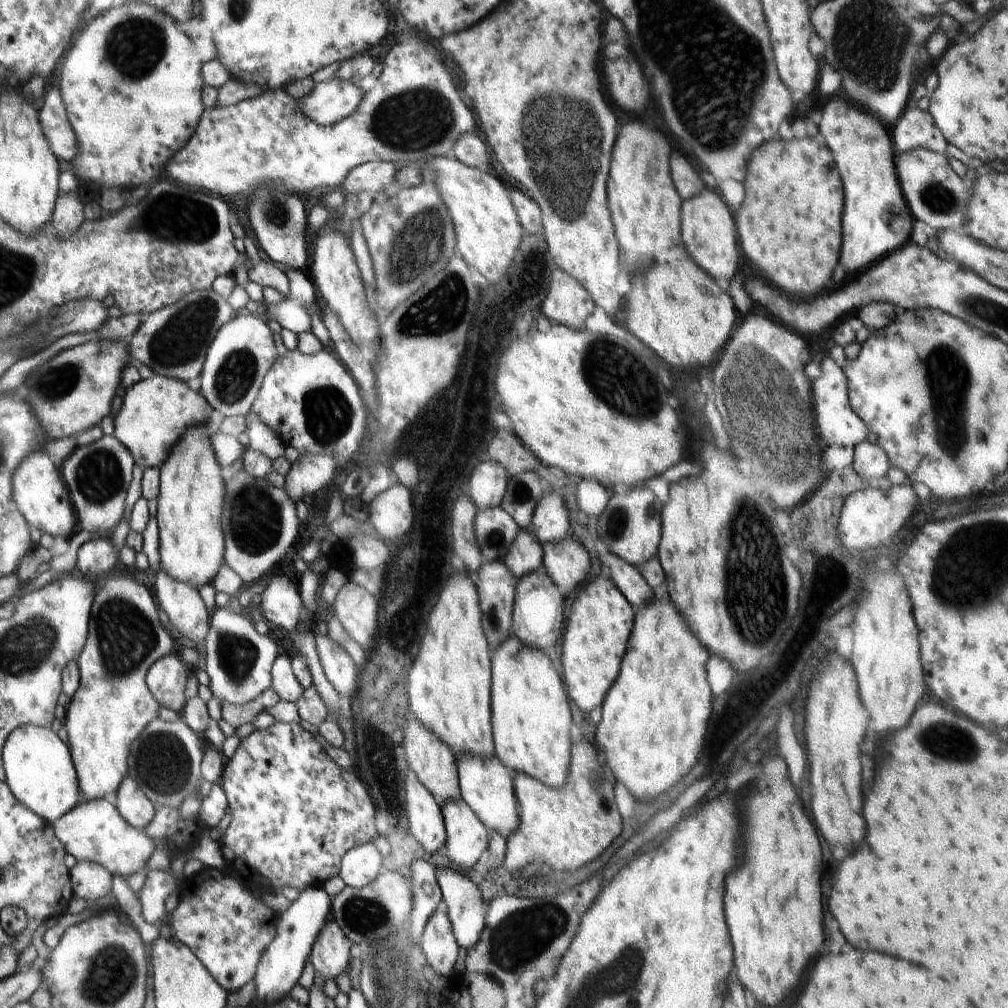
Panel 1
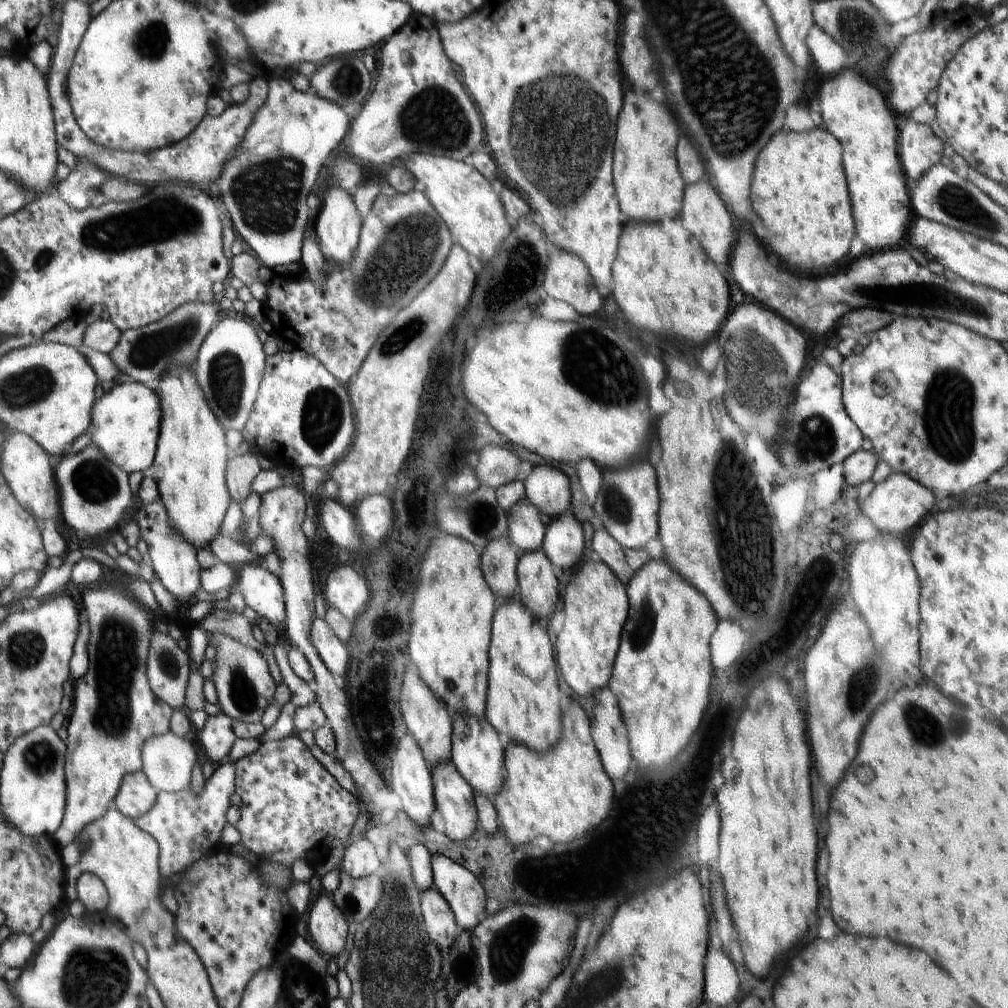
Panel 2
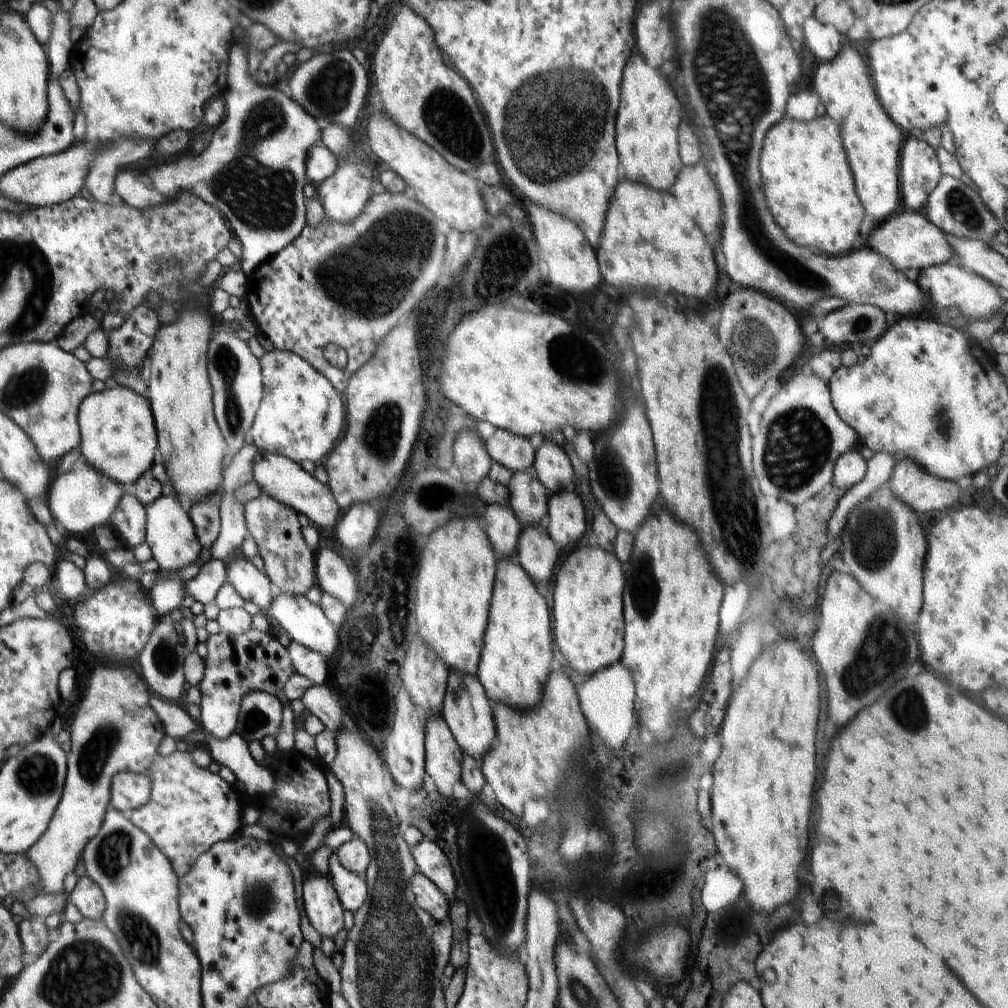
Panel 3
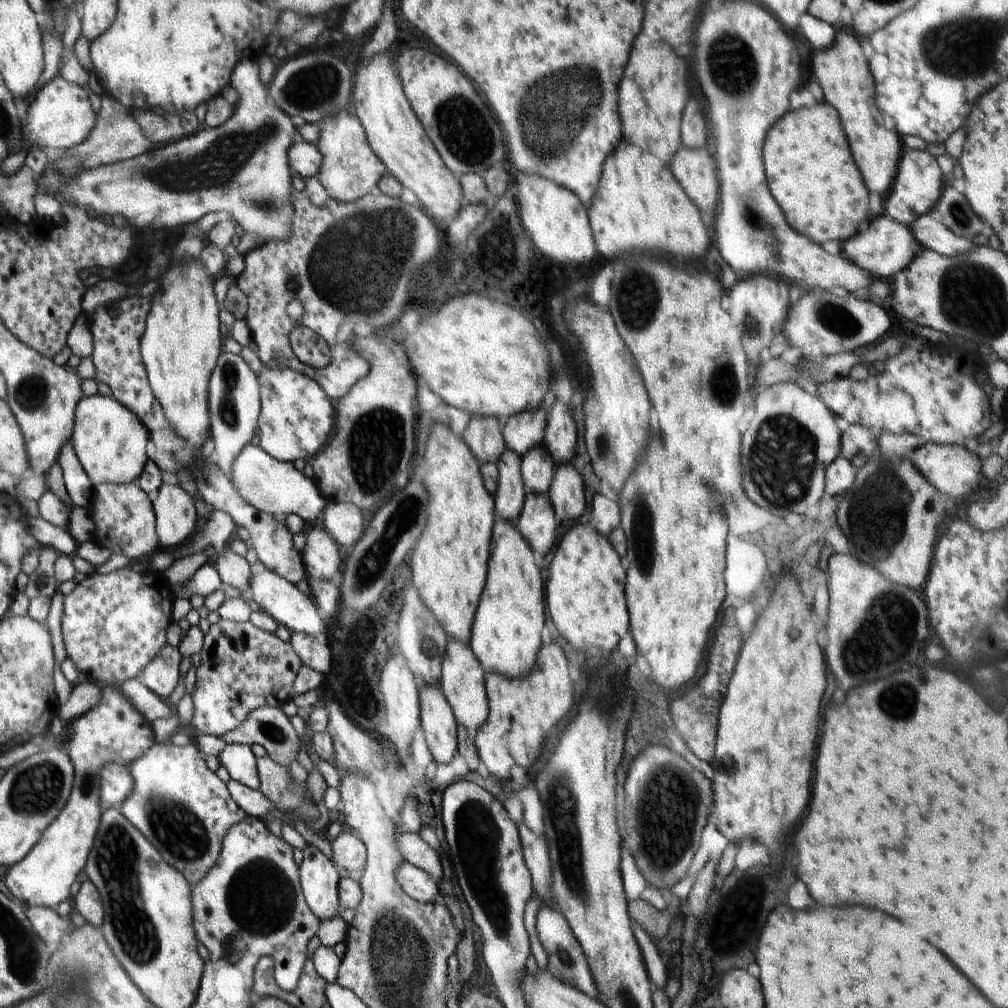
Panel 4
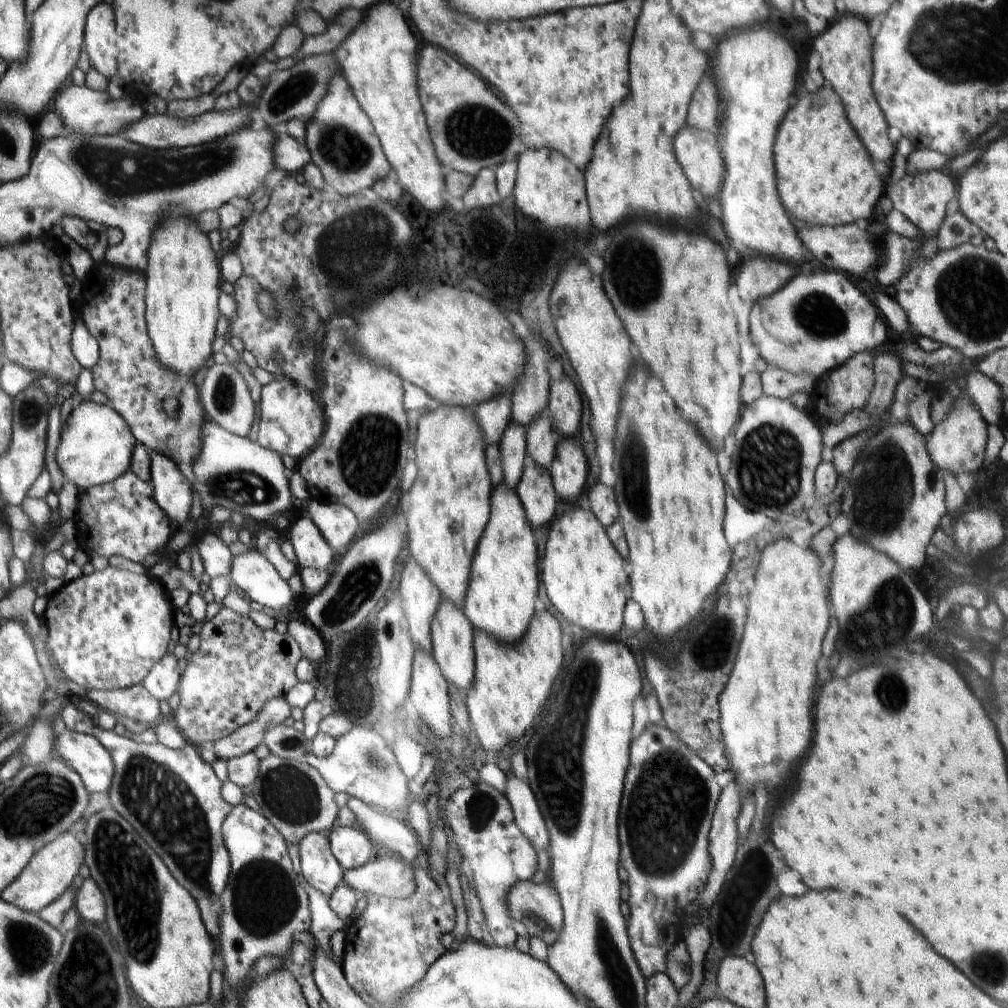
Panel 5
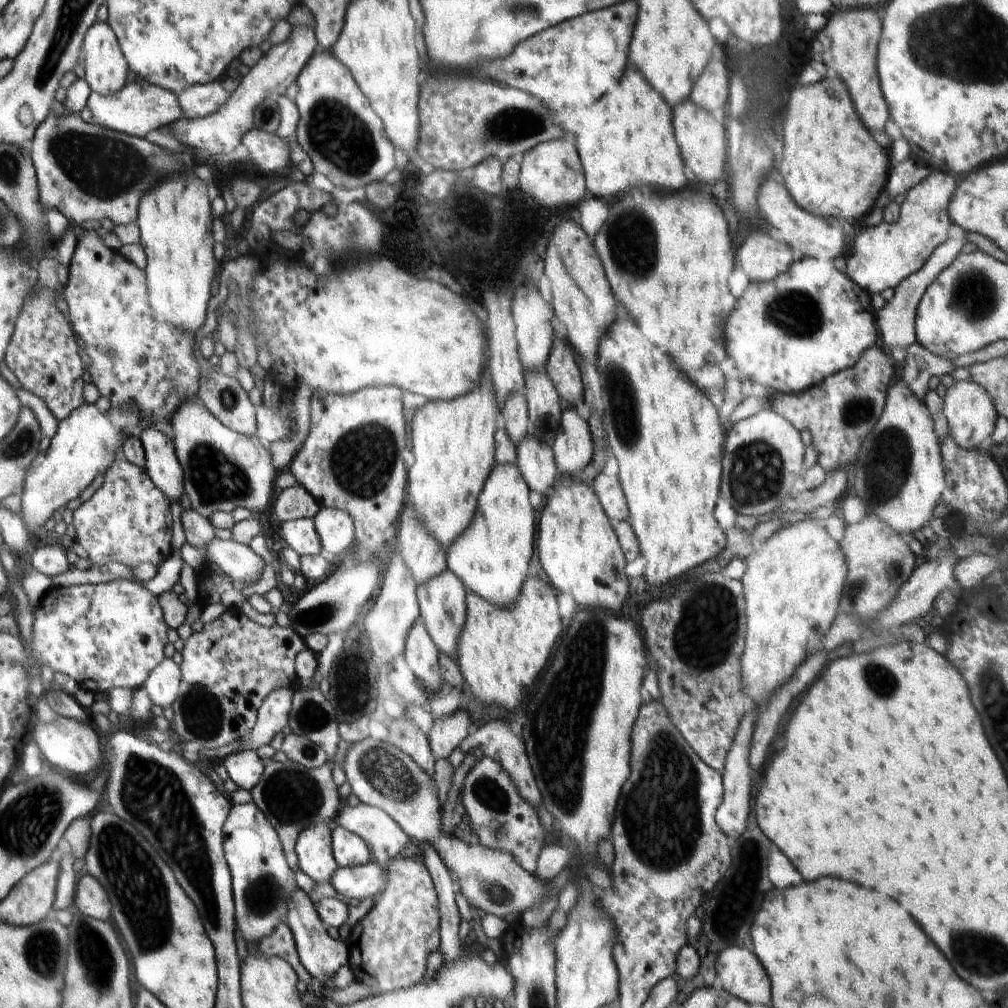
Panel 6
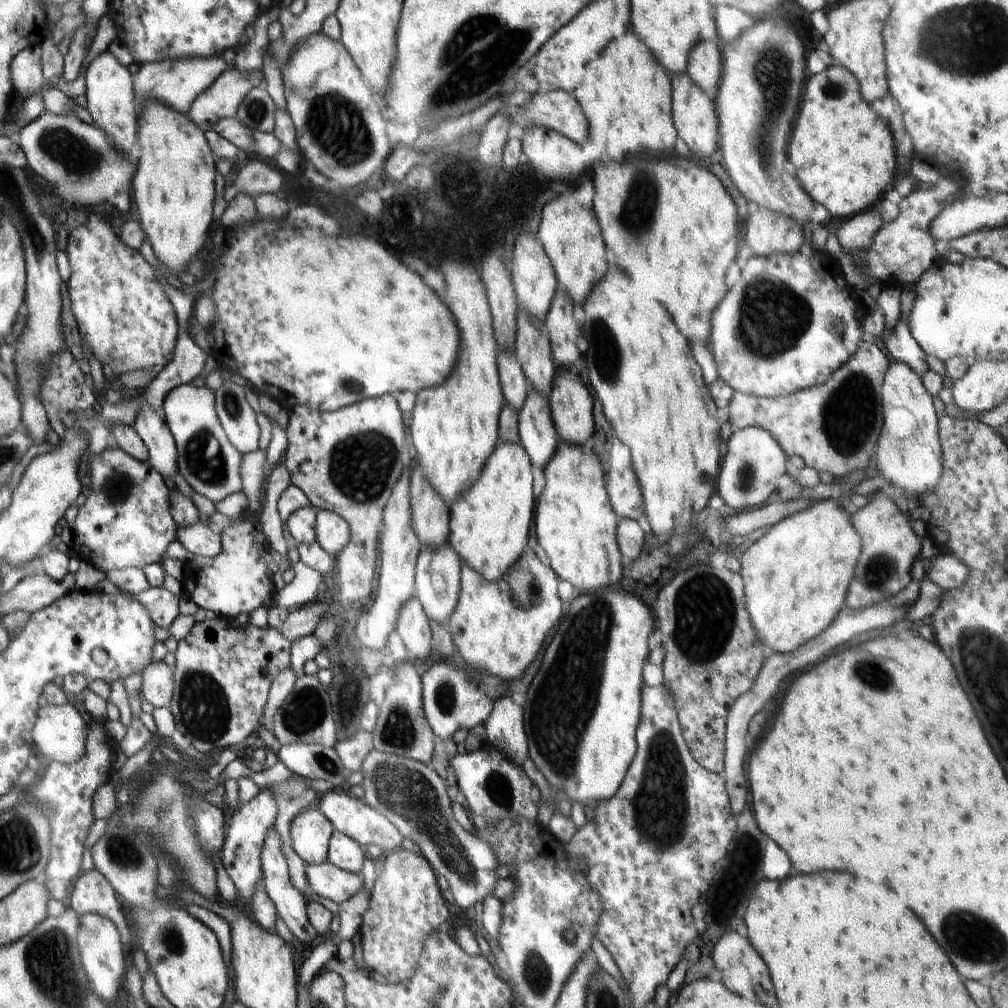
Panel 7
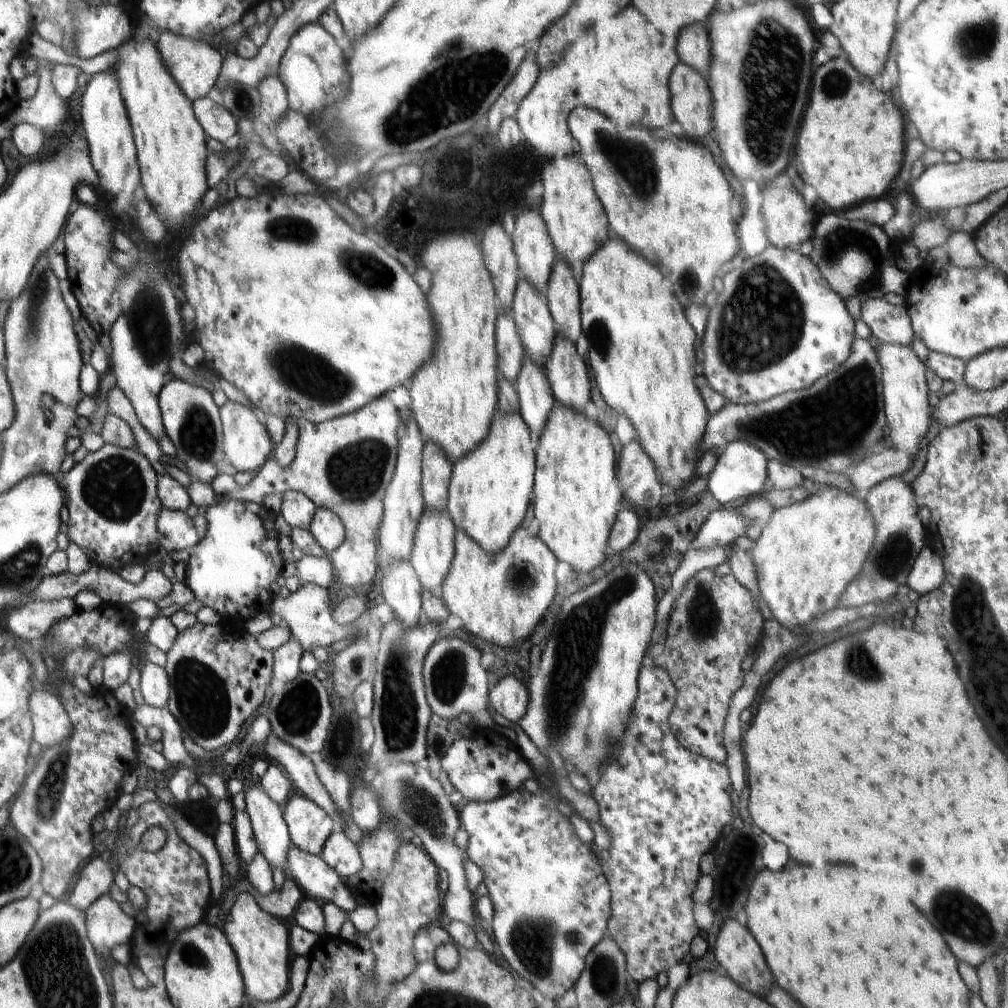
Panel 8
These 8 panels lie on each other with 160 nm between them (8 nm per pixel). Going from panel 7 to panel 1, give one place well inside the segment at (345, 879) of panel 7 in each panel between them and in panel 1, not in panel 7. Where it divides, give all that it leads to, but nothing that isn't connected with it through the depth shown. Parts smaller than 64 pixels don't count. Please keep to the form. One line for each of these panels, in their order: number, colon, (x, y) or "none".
1: (439, 945)
2: (440, 924)
3: (428, 896)
4: (418, 885)
5: (388, 876)
6: (361, 881)

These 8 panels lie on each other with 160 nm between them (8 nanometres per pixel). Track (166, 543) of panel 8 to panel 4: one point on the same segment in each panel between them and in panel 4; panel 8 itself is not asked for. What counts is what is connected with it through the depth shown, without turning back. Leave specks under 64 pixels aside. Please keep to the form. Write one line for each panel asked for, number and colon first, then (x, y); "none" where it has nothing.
4: (276, 596)
5: (252, 573)
6: (238, 561)
7: (198, 538)

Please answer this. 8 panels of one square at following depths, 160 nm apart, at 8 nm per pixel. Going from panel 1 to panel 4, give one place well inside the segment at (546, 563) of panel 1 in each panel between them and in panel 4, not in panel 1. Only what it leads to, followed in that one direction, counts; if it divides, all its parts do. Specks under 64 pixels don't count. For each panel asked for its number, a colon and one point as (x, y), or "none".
2: (563, 543)
3: (565, 521)
4: (566, 493)

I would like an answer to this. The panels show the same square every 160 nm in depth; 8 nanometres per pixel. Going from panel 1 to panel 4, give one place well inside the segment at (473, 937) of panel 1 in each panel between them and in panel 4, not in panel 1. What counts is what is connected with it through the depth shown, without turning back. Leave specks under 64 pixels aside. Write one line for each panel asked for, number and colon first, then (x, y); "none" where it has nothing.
2: (466, 896)
3: (430, 860)
4: (414, 848)

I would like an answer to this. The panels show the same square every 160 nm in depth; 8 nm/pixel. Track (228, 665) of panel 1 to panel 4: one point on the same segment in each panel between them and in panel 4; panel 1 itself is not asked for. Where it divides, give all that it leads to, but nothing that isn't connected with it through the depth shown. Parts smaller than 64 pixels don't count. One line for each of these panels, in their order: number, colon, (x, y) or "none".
2: (244, 687)
3: (261, 713)
4: (268, 726)

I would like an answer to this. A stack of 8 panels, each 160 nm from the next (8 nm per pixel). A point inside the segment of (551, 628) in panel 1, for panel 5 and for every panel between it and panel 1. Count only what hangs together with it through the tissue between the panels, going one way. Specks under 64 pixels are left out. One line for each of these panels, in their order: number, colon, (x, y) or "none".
2: (537, 586)
3: (535, 550)
4: (536, 522)
5: (536, 490)

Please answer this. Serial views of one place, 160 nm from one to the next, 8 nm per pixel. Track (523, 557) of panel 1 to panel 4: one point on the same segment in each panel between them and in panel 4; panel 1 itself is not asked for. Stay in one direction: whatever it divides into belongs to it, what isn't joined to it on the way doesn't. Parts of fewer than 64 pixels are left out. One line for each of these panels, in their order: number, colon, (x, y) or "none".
2: (526, 530)
3: (528, 497)
4: (537, 467)

